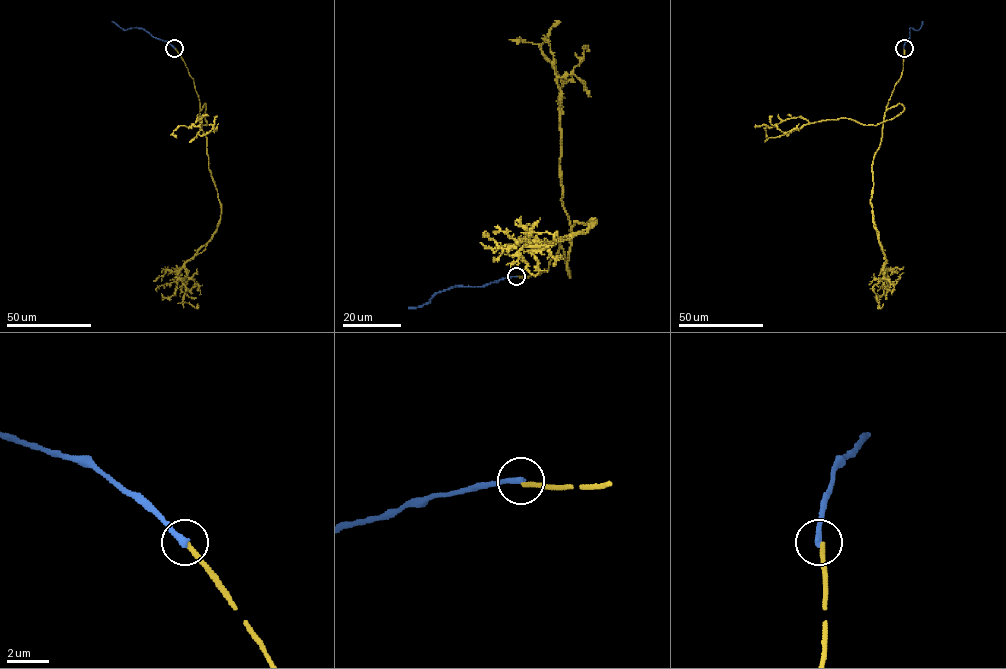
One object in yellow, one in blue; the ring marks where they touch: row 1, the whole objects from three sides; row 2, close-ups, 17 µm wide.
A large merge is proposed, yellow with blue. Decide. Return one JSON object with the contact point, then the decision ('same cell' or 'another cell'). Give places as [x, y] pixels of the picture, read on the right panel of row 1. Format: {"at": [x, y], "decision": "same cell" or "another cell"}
{"at": [904, 48], "decision": "another cell"}

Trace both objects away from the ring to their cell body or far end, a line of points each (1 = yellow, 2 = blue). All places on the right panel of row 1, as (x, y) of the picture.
1: (904, 48), (901, 75), (873, 161), (872, 218), (885, 260), (883, 277), (873, 291), (878, 306), (883, 303)
2: (903, 48), (909, 37), (909, 28), (918, 30), (922, 21)

